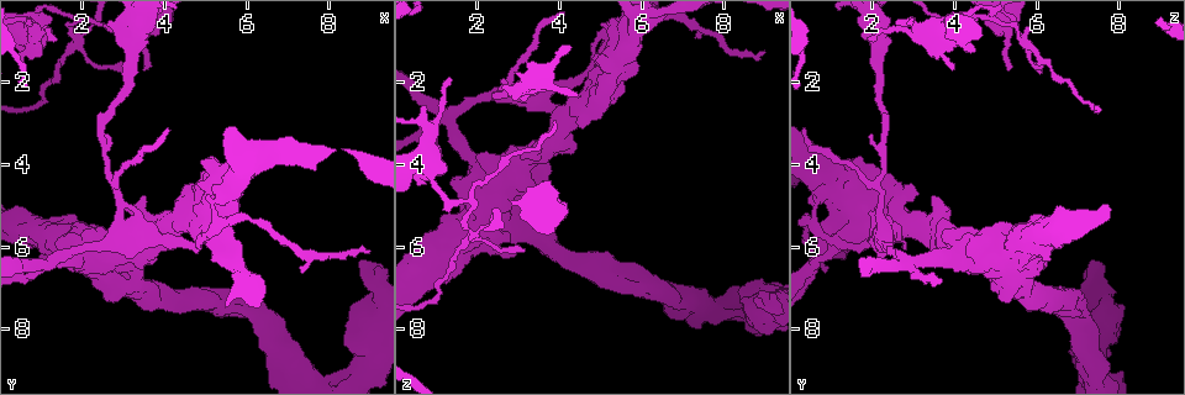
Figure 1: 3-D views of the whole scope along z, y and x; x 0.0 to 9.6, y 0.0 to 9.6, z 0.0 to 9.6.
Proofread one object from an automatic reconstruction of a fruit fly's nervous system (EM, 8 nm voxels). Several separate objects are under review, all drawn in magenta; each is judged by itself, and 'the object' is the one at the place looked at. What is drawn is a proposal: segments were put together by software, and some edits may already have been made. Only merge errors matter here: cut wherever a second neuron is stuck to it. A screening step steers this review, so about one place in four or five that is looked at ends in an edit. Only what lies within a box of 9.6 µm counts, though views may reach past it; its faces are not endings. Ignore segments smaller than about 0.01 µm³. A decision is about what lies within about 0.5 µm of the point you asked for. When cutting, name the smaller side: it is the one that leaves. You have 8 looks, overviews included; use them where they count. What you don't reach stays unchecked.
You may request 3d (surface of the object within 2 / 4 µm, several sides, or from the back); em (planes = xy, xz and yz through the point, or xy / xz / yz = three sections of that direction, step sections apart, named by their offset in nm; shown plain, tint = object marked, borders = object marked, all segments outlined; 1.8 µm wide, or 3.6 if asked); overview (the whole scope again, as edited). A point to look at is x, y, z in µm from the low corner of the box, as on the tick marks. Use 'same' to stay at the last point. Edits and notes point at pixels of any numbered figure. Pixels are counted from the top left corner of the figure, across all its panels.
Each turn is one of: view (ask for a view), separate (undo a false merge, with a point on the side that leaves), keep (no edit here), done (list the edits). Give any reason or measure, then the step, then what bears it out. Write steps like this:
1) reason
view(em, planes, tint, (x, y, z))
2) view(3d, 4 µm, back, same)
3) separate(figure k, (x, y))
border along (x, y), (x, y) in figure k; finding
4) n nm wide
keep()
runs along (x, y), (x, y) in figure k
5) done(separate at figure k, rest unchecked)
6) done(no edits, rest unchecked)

calibre changes
view(em, 3.6 µm, xz, step 8, tint, (3.50, 0.55, 5.25))

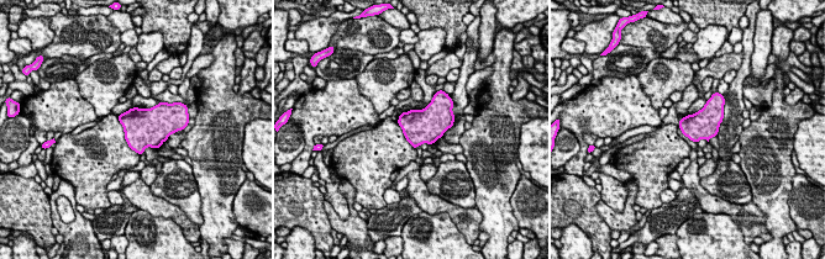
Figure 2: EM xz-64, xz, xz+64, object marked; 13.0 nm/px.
340 nm wide
keep()
all the same neuron

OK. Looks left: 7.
four arms meet
view(em, planes, borders, (1.80, 0.75, 5.55))

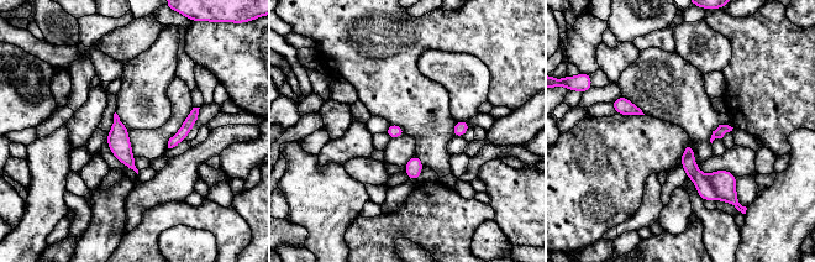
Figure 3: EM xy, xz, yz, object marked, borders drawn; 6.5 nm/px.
separate(figure 3, (724, 183))
border along (705, 176), (718, 199) in figure 3; two neurons meet here

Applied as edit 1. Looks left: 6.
redraw
view(overview)

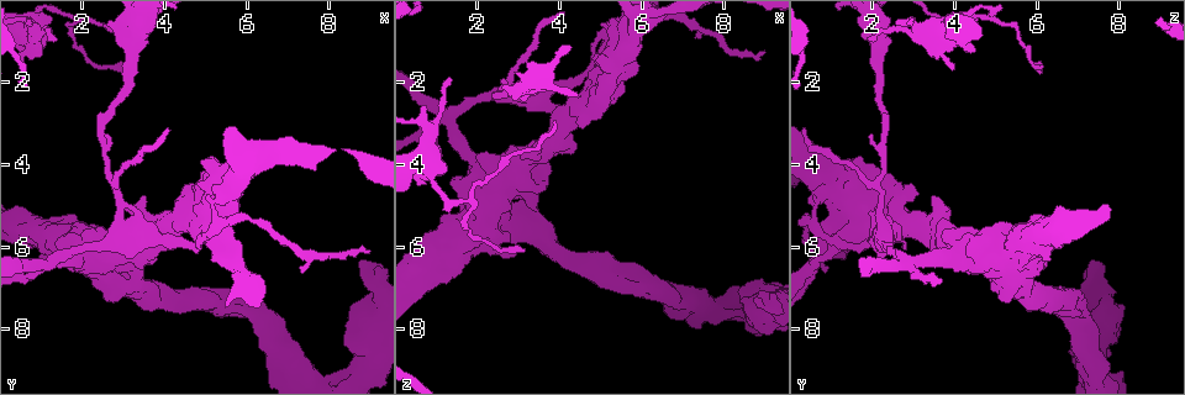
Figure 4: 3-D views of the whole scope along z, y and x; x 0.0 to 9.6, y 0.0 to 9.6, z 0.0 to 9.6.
four arms meet
view(em, yz, step 8, tint, (1.25, 6.45, 2.80))

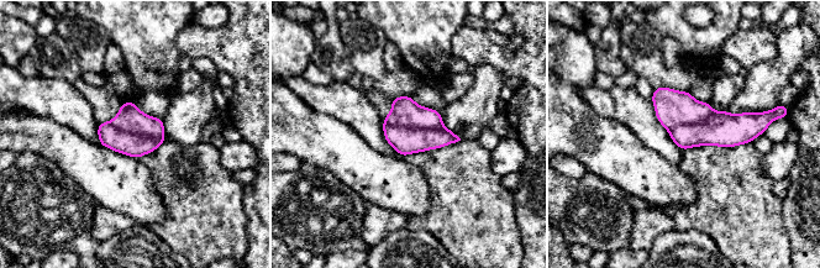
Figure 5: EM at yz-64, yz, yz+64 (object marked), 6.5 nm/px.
another direction
view(em, planes, tint, same)

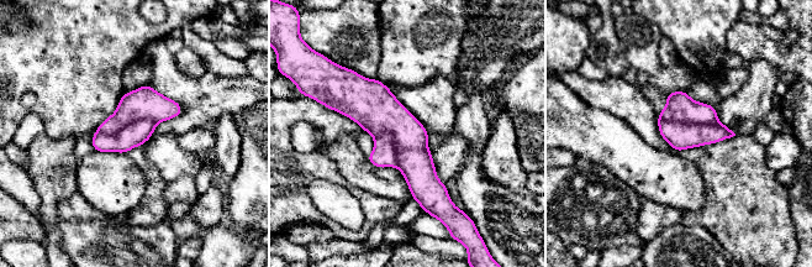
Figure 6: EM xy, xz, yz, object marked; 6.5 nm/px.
280 nm wide
separate(figure 6, (680, 108))
border along (658, 118), (696, 124), (716, 121) in figure 6; a second neuron is stuck on

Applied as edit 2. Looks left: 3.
done(separate at figure 3, separate at figure 6, rest unchecked)

